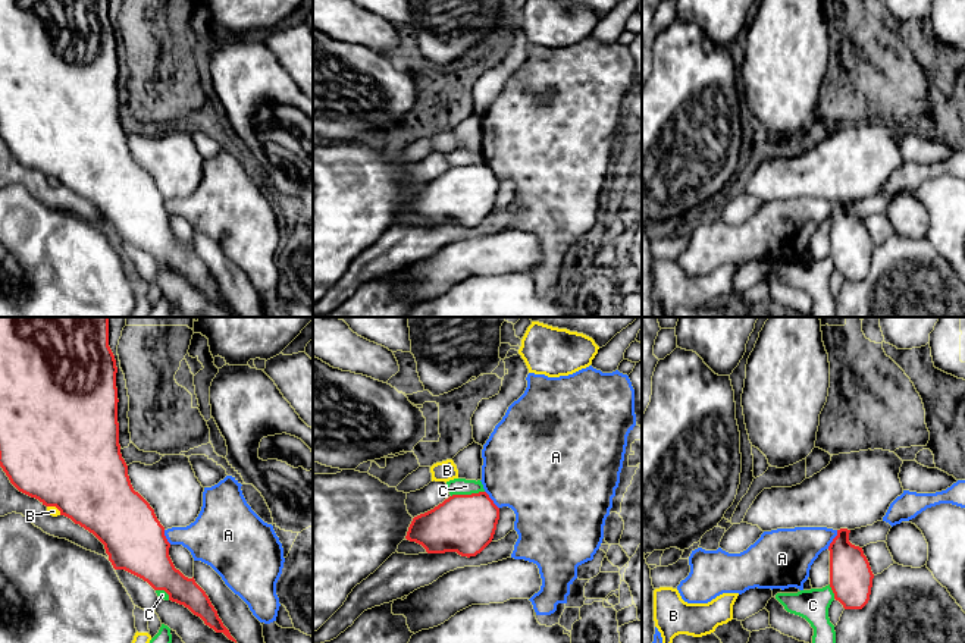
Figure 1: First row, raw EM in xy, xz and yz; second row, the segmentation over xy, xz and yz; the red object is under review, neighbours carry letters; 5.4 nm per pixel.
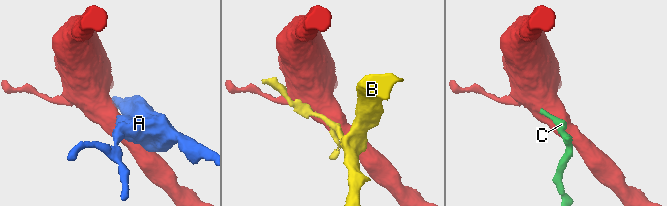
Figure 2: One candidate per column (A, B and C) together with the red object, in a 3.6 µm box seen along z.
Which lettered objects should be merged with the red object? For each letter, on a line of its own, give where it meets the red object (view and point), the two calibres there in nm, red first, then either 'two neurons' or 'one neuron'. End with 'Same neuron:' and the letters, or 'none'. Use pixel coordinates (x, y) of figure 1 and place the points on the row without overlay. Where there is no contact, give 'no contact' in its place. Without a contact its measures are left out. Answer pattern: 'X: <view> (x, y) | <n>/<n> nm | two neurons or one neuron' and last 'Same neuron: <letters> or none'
A: yz (833, 210) | 240/260 nm | two neurons
B: xy (55, 176) | 500/50 nm | two neurons
C: xz (467, 166) | 320/100 nm | two neurons
Same neuron: none

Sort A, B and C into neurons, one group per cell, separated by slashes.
A / B / C

